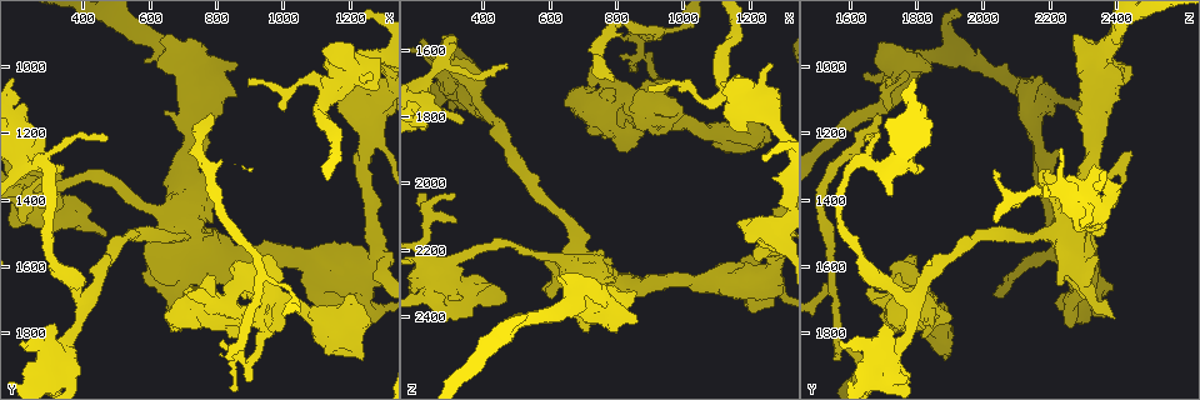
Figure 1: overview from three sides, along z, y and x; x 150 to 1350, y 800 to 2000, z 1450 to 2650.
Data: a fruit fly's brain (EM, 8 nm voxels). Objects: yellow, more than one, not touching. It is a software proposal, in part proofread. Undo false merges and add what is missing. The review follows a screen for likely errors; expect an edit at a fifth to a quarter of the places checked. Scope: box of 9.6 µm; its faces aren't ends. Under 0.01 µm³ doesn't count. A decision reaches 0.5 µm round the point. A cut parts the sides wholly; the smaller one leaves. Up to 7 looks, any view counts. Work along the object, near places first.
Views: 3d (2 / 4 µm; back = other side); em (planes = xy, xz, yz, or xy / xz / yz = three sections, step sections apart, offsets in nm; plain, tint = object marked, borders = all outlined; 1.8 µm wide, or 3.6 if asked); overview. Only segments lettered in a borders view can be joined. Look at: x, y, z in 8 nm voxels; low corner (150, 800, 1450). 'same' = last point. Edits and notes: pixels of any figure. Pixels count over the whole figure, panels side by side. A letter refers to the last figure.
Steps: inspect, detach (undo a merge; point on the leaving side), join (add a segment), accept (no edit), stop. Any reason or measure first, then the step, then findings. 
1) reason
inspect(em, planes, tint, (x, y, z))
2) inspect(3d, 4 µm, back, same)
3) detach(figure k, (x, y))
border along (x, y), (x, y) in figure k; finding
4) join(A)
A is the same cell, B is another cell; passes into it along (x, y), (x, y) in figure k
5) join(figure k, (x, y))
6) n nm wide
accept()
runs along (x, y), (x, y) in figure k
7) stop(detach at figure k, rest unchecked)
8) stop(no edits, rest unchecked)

inspect(3d, 2 µm, (780, 1140, 1680))

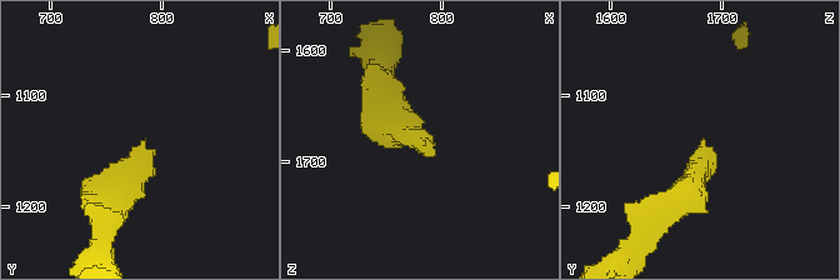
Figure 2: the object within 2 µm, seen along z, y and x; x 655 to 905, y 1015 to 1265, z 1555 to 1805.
shape alone is not enough
inspect(em, 3.6 µm, yz, step 8, tint, (780, 1138, 1682))

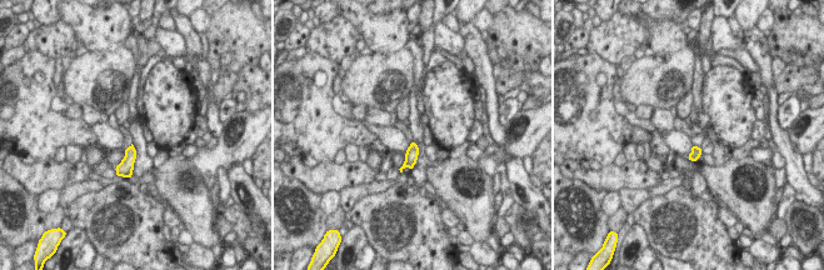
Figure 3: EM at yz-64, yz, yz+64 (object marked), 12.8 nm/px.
inspect(em, 3.6 µm, planes, borders, same)

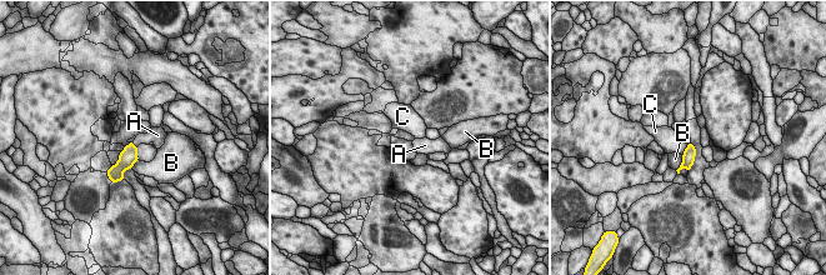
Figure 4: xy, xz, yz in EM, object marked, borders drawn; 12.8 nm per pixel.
160 nm wide; B touches over 220 nm
join(A)
A is the same cell, B and C are other cells; the neuron continues

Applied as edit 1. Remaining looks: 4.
inspect(overview)

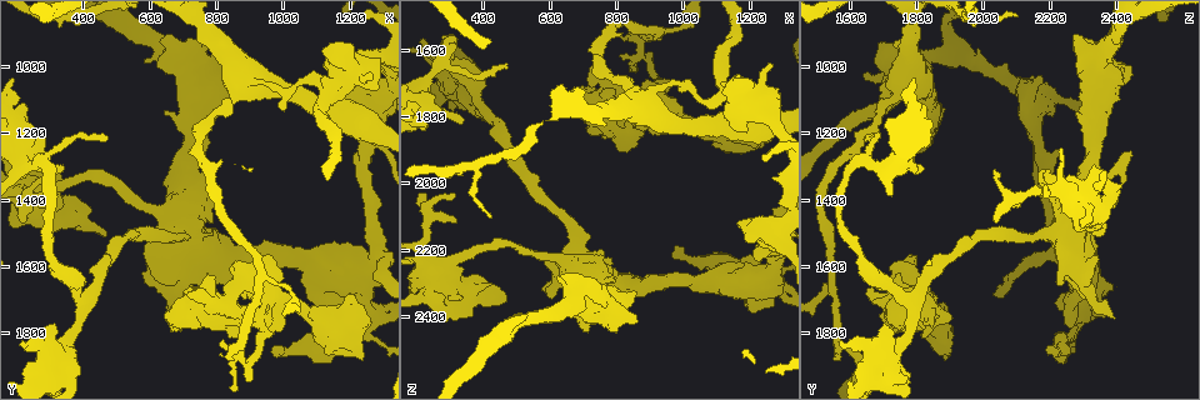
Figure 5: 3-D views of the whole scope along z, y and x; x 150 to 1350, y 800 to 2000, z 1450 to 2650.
thick end
inspect(3d, 2 µm, (640, 1130, 2290))

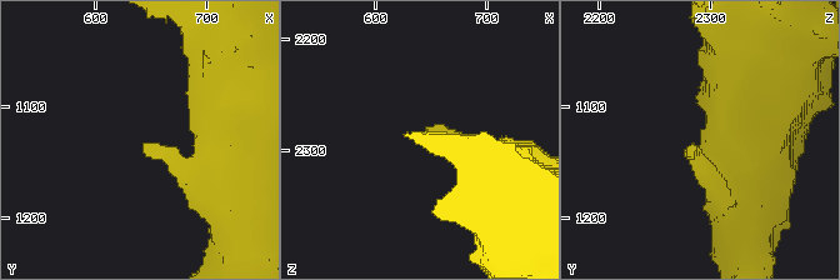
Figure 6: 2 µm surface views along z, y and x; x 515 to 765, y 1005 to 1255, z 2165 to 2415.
now the EM
inspect(em, xy, step 8, borders, (646, 1136, 2286))

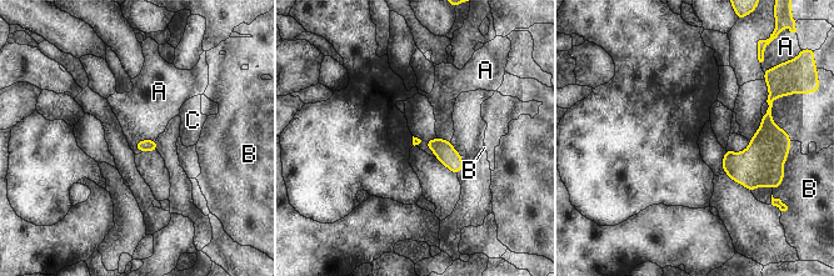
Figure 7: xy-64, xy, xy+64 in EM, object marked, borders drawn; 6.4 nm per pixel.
accept()
A, B and C are other cells; border along (155, 139), (140, 139), (133, 149) in figure 7; no lettered segment goes on from it

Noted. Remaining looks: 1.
free end
inspect(em, planes, borders, (1240, 1880, 1890))

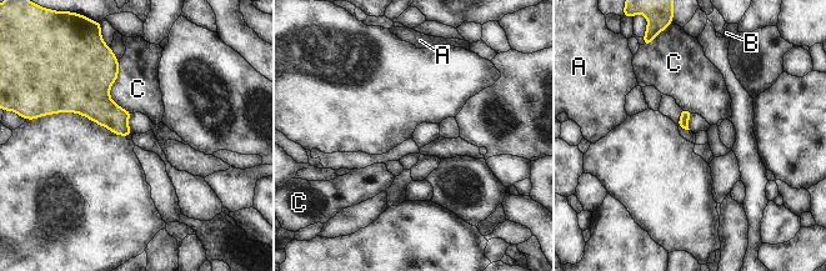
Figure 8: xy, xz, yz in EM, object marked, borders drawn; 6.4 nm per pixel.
accept()
A, B and C are other cells; border along (119, 59), (110, 98), (134, 113) in figure 8; no lettered segment goes on from it

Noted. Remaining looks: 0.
stop(join at figure 4, rest unchecked)

